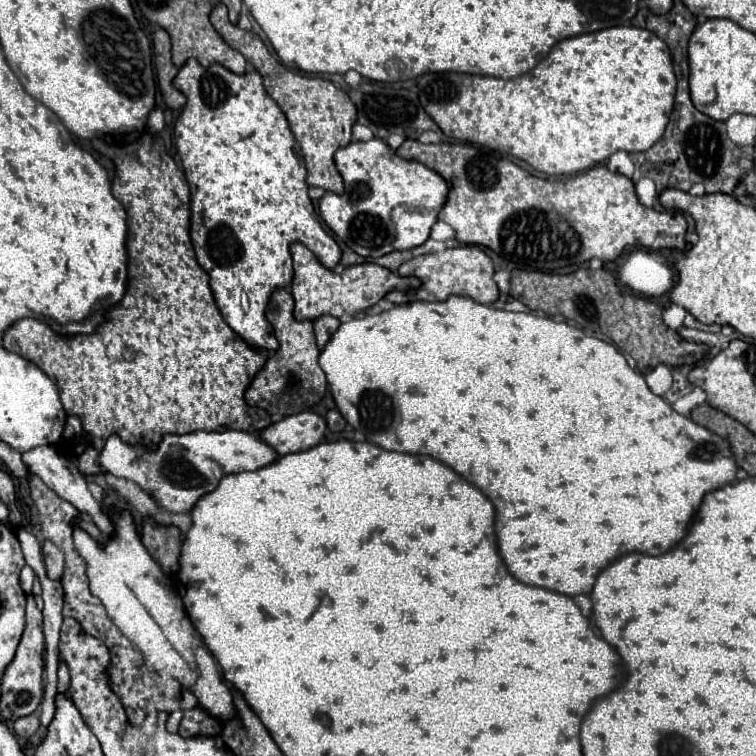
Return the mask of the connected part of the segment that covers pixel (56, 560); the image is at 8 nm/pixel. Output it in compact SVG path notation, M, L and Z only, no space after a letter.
M46 541L42 545L42 555L44 555L44 565L46 565L48 577L58 581L62 577L62 569L64 569L64 555L62 555L62 551L52 541Z

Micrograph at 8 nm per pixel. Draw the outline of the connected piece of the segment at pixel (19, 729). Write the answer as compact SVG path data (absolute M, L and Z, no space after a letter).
M26 715L26 717L20 717L14 721L14 731L20 737L32 737L38 727L40 727L40 721L36 715Z

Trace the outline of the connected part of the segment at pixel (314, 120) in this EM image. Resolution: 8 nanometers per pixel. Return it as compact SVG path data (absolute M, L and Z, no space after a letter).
M222 3L212 9L210 21L212 21L214 29L222 35L222 39L232 49L240 51L246 57L246 61L262 75L266 93L284 111L284 115L290 123L290 129L302 149L302 157L304 157L306 171L308 171L306 183L312 187L322 187L324 191L342 193L344 185L342 185L342 177L334 165L334 151L340 147L346 147L352 141L352 125L356 123L356 107L350 101L350 97L326 79L298 75L298 73L292 73L290 69L286 69L274 55L270 55L270 51L266 49L266 45L262 43L262 39L256 33L244 31L238 25L232 25L228 21L226 7Z

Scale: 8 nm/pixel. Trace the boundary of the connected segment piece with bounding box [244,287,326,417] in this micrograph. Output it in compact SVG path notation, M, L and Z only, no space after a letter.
M274 289L266 307L266 319L274 327L274 335L280 347L274 355L264 363L264 367L256 373L250 387L244 393L248 405L260 407L268 411L272 417L288 417L288 413L300 413L316 405L326 391L326 375L318 365L318 347L312 329L312 321L296 321L294 315L294 299L288 289Z

